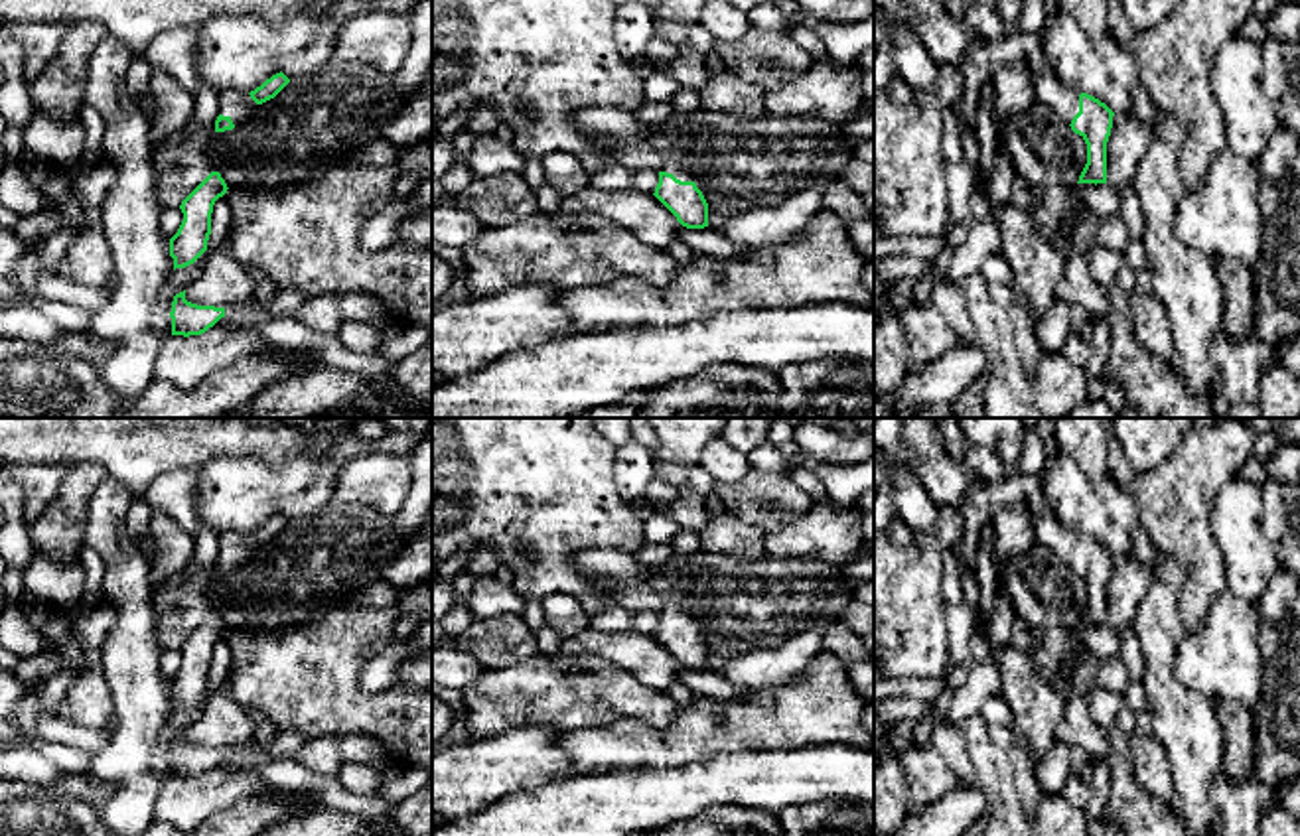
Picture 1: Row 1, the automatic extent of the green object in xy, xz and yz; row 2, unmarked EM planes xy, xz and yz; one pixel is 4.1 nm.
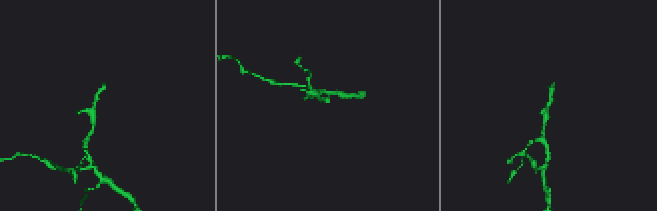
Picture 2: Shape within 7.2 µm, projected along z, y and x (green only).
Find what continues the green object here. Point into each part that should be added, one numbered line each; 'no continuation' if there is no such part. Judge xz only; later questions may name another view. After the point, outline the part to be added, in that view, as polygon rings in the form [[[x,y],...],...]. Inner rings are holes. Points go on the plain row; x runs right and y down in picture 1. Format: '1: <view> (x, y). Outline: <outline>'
1: xz (675, 610). Outline: [[[669,603],[667,607],[661,609],[661,613],[673,615],[681,623],[694,623],[690,613],[685,611],[679,603]]]

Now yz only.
1: yz (1064, 543). Outline: [[[1032,513],[1036,544],[1047,546],[1061,562],[1071,566],[1079,554],[1079,532],[1067,530],[1053,515]]]

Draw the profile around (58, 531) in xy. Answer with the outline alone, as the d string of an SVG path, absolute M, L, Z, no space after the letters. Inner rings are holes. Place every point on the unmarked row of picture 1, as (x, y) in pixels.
M75 463L67 467L57 495L30 524L28 534L34 552L47 554L63 564L79 560L79 552L85 546L87 503L107 475L97 463Z

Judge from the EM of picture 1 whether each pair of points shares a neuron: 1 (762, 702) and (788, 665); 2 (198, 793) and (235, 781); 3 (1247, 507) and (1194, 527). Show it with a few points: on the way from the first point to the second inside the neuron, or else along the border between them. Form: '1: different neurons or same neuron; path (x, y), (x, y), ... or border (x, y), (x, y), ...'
1: different neurons; border (813, 659), (805, 671), (782, 685), (752, 689)
2: same neuron; path (208, 793), (225, 783)
3: different neurons; border (1231, 480), (1212, 513), (1226, 564)

